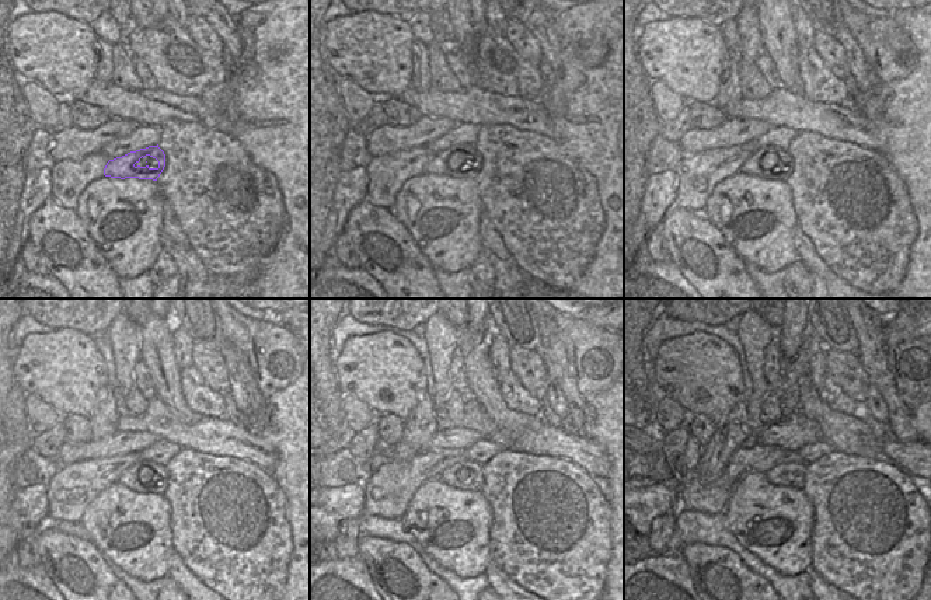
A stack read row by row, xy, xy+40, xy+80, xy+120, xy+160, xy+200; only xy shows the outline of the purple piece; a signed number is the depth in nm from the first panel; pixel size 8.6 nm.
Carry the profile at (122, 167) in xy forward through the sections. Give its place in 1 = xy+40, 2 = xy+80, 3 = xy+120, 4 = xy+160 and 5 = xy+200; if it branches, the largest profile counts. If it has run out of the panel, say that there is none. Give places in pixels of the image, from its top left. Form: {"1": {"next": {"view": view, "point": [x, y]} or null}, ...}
{"1": {"next": {"view": "xy+40", "point": [439, 163]}}, "2": {"next": {"view": "xy+80", "point": [753, 167]}}, "3": {"next": {"view": "xy+120", "point": [157, 482]}}, "4": {"next": {"view": "xy+160", "point": [467, 475]}}, "5": {"next": {"view": "xy+200", "point": [790, 474]}}}

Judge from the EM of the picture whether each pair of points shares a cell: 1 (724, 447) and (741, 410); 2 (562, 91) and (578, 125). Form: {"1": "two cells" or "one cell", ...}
{"1": "one cell", "2": "one cell"}

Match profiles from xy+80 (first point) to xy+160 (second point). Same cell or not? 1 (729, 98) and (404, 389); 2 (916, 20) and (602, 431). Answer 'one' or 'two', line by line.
1: two
2: one

